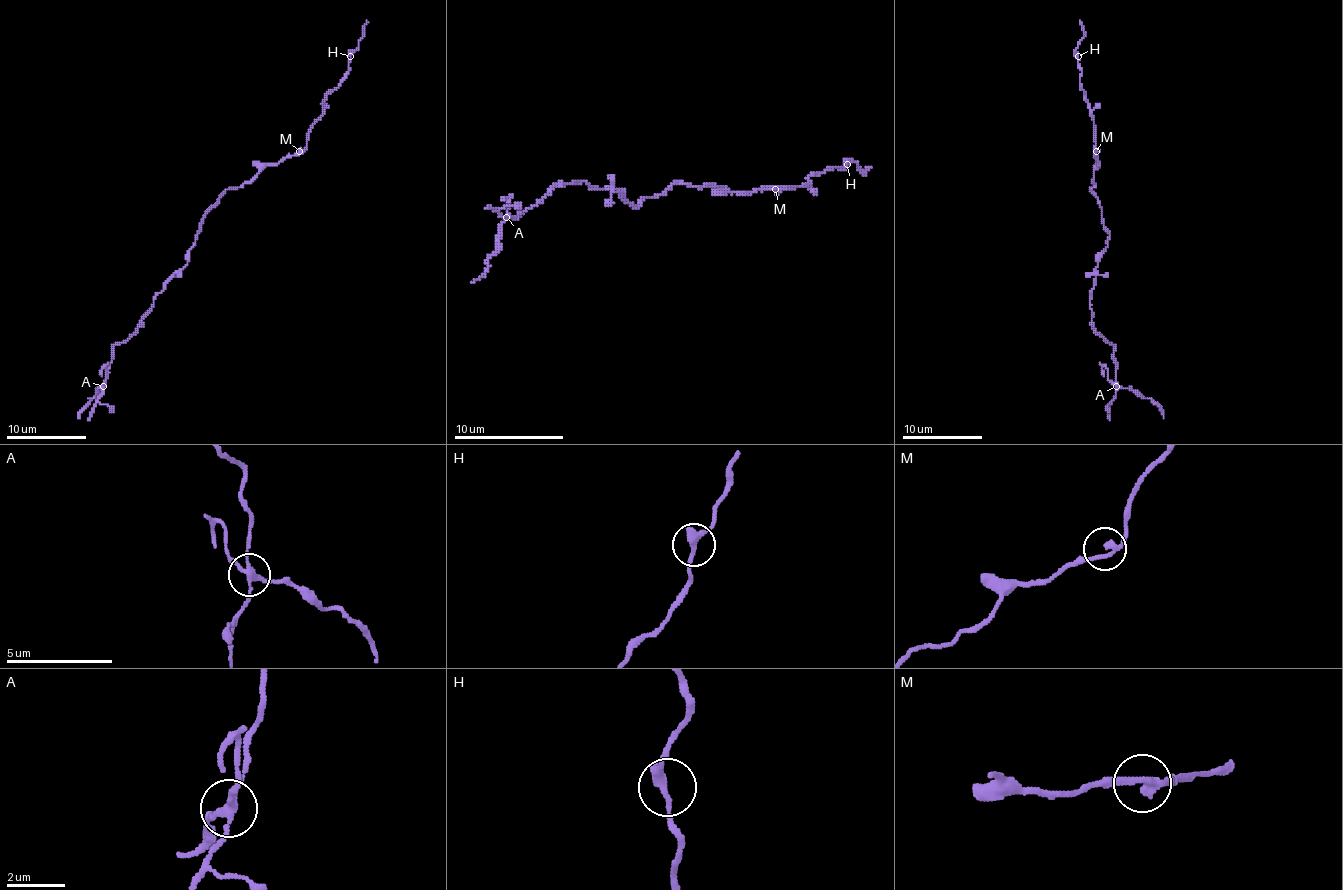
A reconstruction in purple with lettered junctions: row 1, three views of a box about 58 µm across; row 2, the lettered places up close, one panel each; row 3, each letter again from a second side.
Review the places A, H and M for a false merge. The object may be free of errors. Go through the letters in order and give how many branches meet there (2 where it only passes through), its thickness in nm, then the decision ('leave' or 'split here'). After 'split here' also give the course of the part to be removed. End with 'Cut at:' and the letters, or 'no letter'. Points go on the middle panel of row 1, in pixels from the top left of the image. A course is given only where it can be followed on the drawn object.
A: 4 | 240 nm | split here | (507, 216), (499, 247), (488, 268), (471, 282)
H: 2 | 320 nm | leave
M: 2 | 280 nm | leave
Cut at: A

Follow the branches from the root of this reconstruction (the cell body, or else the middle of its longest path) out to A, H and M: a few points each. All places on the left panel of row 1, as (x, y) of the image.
A: (205, 217), (187, 263), (155, 297), (153, 307), (141, 324), (123, 342), (114, 346), (114, 358), (104, 386)
H: (205, 217), (227, 189), (307, 145), (323, 100), (338, 86), (350, 56)
M: (205, 217), (227, 189), (241, 187), (267, 165), (277, 165), (299, 151)

